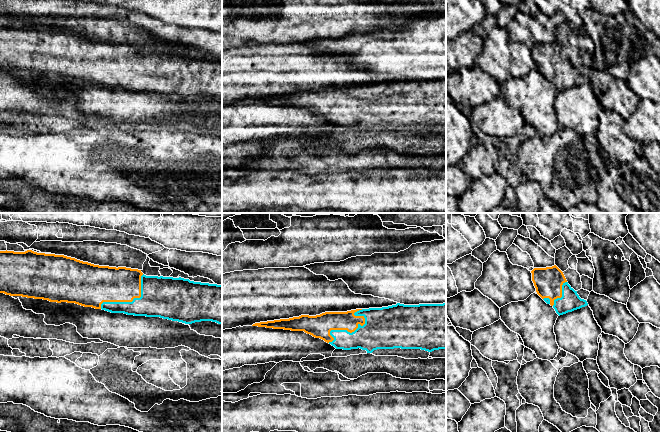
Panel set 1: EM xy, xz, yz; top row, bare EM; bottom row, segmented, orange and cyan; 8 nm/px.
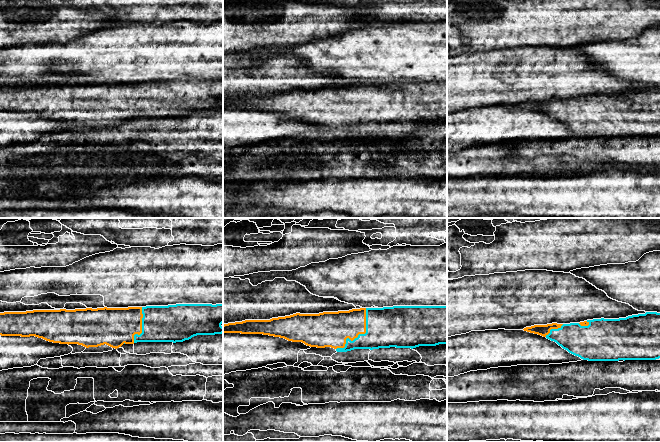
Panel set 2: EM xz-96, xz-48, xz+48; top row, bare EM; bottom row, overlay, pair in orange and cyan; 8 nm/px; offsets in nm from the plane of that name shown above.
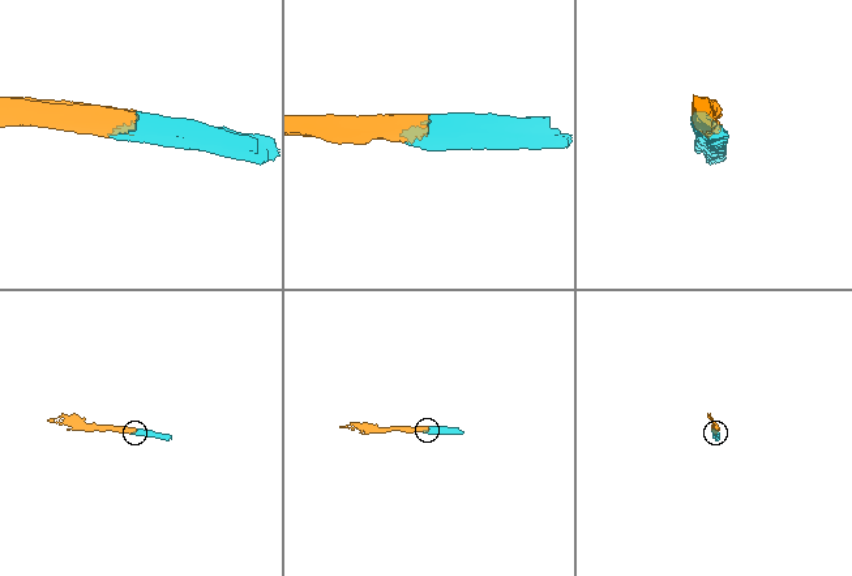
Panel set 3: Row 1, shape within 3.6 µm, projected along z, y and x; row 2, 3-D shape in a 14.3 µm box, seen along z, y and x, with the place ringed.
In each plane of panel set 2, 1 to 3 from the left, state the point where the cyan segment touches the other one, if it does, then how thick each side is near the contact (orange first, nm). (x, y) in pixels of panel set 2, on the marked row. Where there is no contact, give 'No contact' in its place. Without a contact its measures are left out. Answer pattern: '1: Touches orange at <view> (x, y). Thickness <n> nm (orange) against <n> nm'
1: Touches orange at xz-96 (141, 327). Thickness 300 nm (orange) against 300 nm
2: Touches orange at xz-48 (360, 333). Thickness 280 nm (orange) against 320 nm
3: Touches orange at xz+48 (553, 328). Thickness 90 nm (orange) against 240 nm

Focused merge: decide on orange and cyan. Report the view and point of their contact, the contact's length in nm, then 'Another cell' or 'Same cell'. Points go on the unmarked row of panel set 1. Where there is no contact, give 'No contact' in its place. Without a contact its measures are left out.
Touches orange at xz (353, 107). Shared border 380 nm. Same cell

